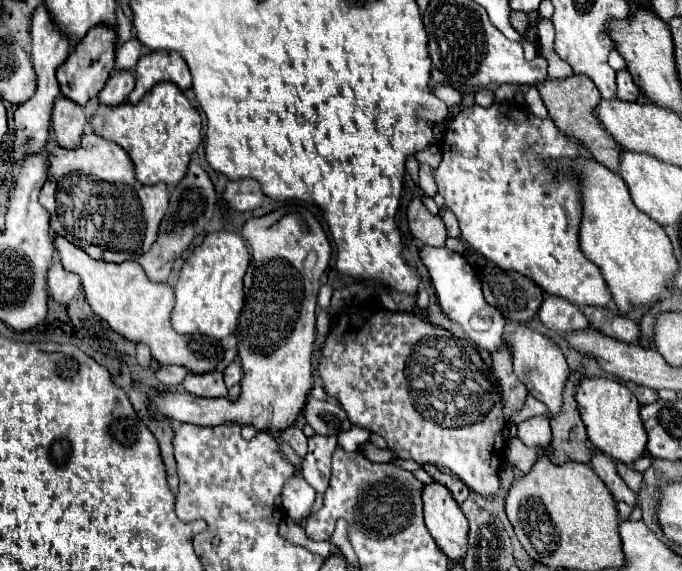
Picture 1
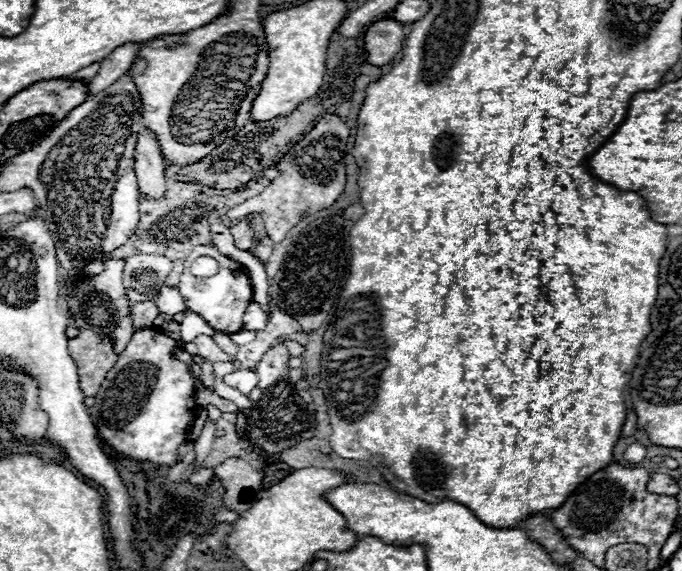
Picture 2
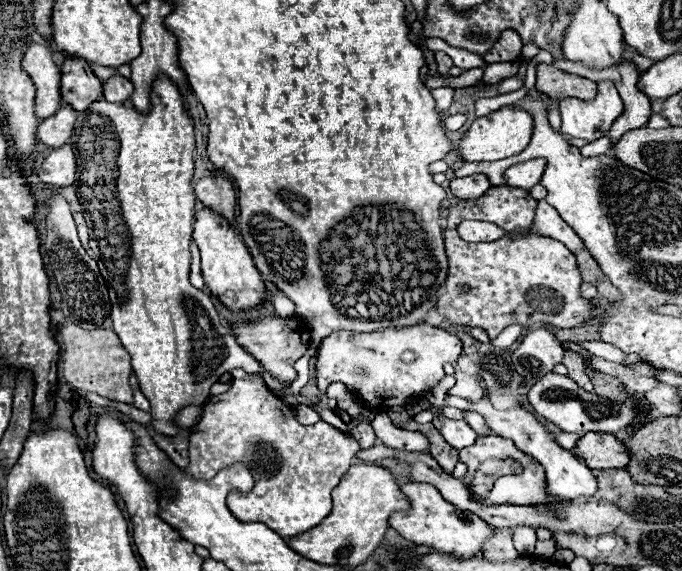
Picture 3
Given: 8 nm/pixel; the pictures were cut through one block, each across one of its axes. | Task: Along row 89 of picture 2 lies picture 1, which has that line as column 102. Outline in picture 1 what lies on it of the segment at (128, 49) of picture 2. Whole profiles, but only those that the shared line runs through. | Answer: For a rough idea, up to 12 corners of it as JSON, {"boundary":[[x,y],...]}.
{"boundary":[[114,72],[98,104],[110,108],[126,102],[134,88],[134,72]]}

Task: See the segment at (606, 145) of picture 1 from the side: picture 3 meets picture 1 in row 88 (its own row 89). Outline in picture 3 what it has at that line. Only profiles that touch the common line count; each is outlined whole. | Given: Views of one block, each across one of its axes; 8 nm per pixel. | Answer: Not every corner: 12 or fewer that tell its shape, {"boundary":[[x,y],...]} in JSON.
{"boundary":[[538,64],[536,88],[548,98],[596,98],[596,82]]}

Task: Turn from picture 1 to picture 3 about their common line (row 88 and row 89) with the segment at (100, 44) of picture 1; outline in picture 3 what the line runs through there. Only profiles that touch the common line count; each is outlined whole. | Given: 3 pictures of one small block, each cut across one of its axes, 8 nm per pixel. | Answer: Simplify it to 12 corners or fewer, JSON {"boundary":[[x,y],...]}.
{"boundary":[[88,62],[62,64],[62,100],[86,110],[102,98],[102,82]]}

